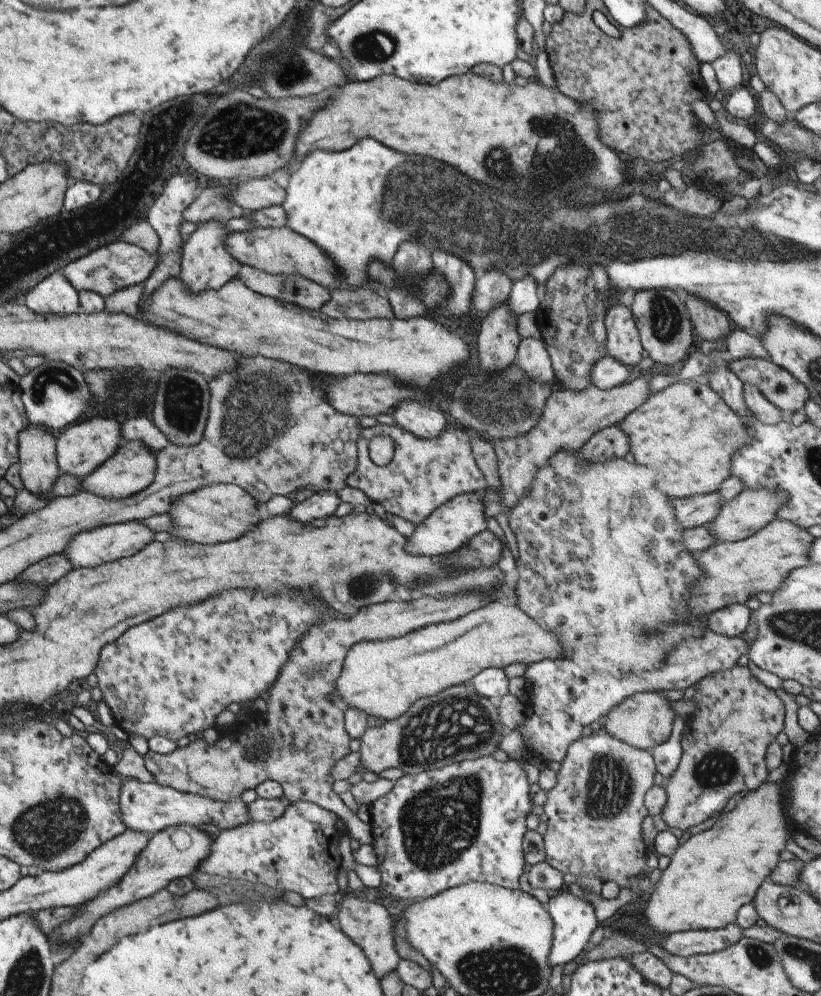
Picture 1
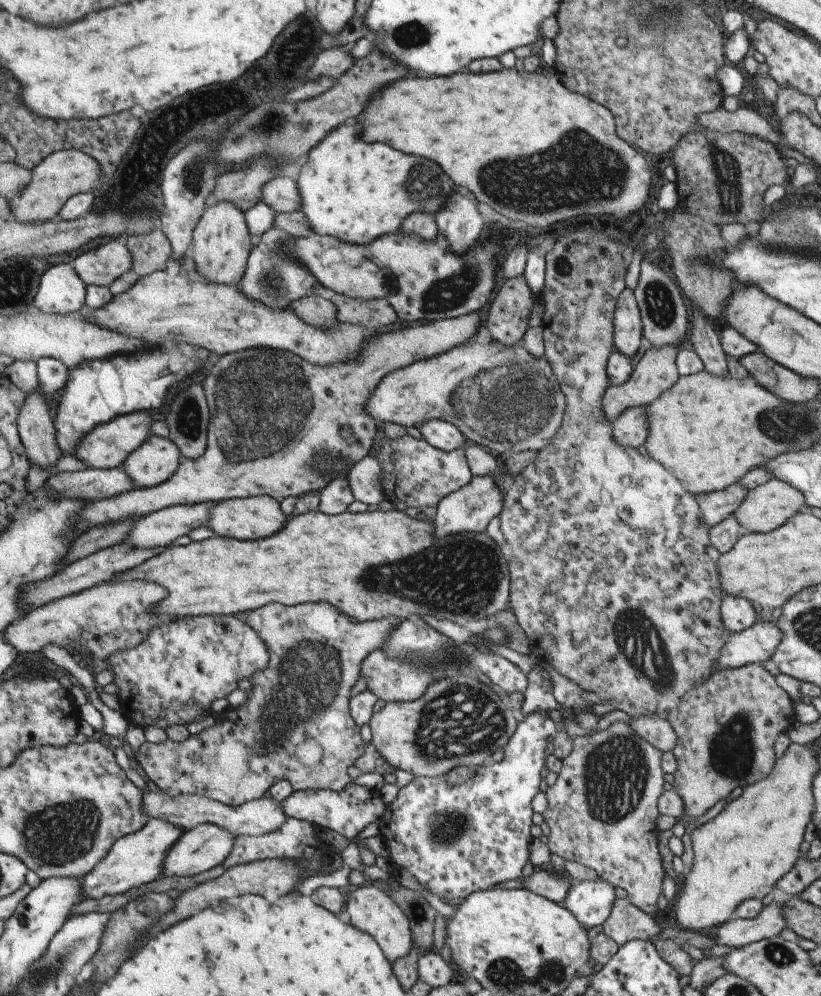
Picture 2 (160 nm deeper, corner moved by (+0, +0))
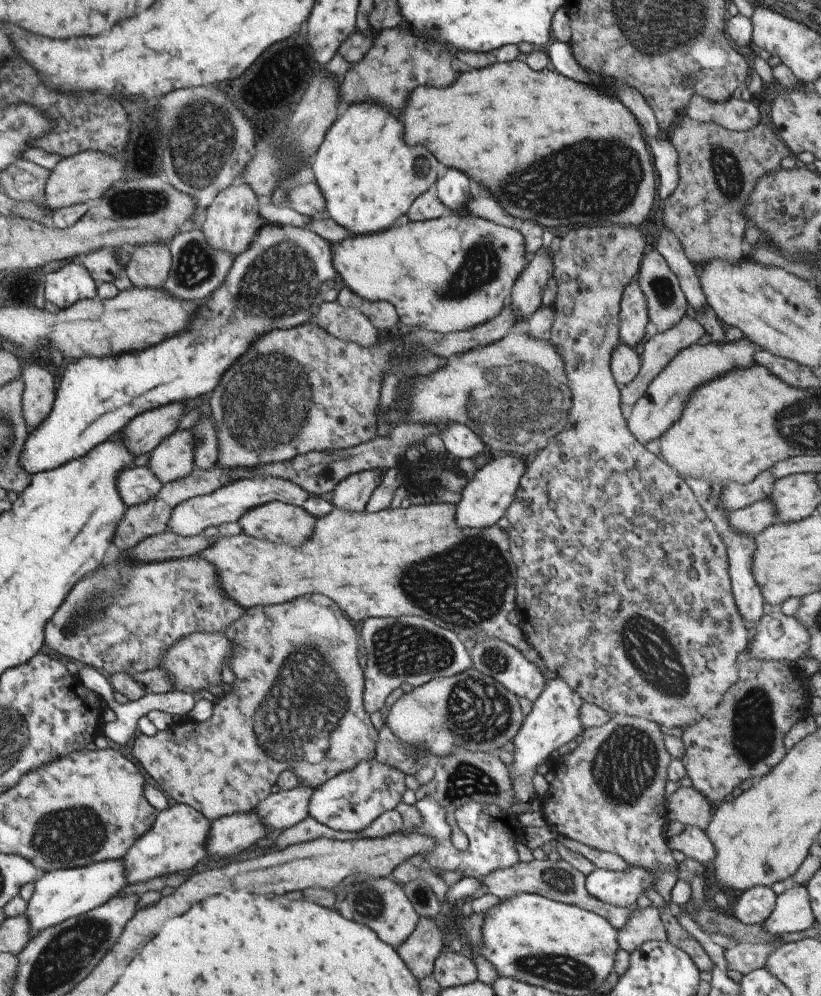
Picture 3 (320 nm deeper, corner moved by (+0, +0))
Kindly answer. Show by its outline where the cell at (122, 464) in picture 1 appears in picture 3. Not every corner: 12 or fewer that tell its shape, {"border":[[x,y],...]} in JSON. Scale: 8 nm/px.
{"border":[[177,429],[146,465],[163,485],[195,468],[195,439]]}

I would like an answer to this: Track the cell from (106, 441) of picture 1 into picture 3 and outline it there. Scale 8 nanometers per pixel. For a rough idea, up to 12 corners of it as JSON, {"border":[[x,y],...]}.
{"border":[[175,402],[135,416],[121,432],[135,456],[177,430]]}

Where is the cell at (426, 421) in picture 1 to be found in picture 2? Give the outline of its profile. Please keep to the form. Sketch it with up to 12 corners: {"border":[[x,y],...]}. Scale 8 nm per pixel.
{"border":[[433,419],[417,429],[443,452],[466,446],[451,423]]}

